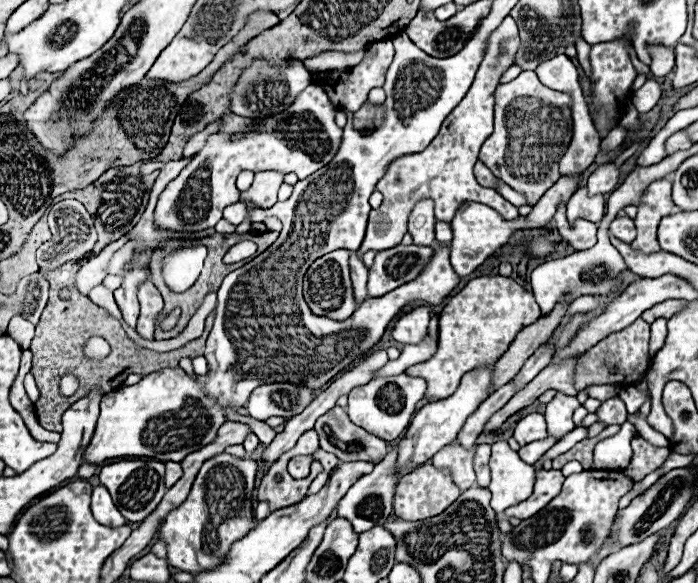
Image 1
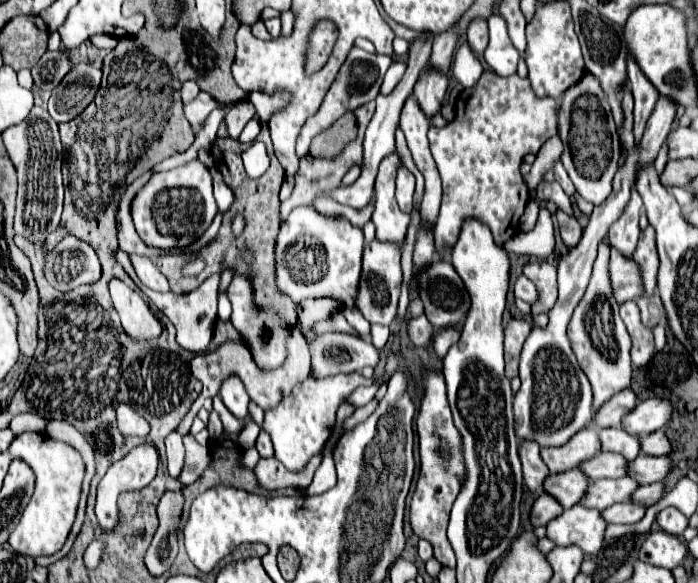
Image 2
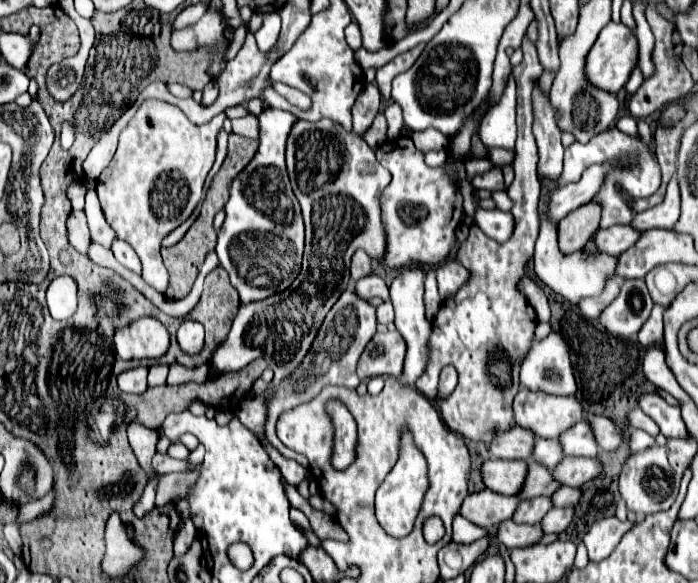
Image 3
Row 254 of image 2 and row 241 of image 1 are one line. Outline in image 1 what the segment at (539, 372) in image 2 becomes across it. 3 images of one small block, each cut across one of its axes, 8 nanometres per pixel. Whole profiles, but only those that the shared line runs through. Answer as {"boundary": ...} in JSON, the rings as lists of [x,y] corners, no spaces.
{"boundary":[[[560,204],[558,212],[554,216],[556,224],[558,224],[558,232],[562,236],[562,240],[566,240],[568,244],[572,244],[574,250],[588,250],[596,244],[596,230],[598,226],[594,222],[588,220],[576,220],[572,226],[566,218],[566,205]]]}

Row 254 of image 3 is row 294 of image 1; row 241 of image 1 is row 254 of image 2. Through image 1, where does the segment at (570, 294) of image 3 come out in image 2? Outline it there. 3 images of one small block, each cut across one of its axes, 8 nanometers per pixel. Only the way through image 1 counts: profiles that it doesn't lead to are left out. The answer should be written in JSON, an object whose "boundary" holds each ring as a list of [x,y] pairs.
{"boundary":[[[602,242],[598,246],[598,256],[594,262],[594,272],[588,290],[580,300],[580,304],[576,306],[574,316],[568,324],[568,338],[572,342],[572,350],[578,358],[580,368],[584,370],[586,378],[592,384],[594,410],[600,410],[600,406],[604,406],[604,402],[608,402],[608,398],[612,398],[620,390],[630,388],[632,382],[632,366],[630,366],[632,340],[618,314],[618,304],[612,296],[612,288],[608,280],[608,258],[610,258],[610,246]]]}

